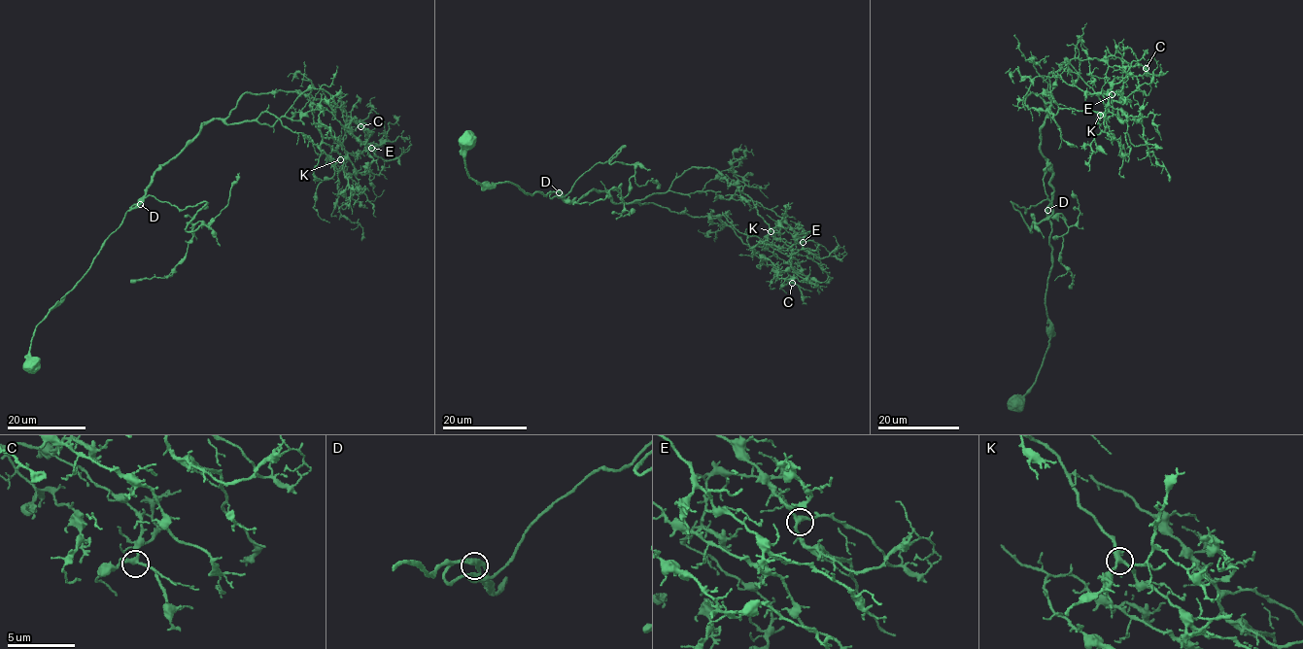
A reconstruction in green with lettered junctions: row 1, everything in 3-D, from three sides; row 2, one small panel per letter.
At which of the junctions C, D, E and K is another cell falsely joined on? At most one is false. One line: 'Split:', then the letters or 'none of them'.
Split: none of them

